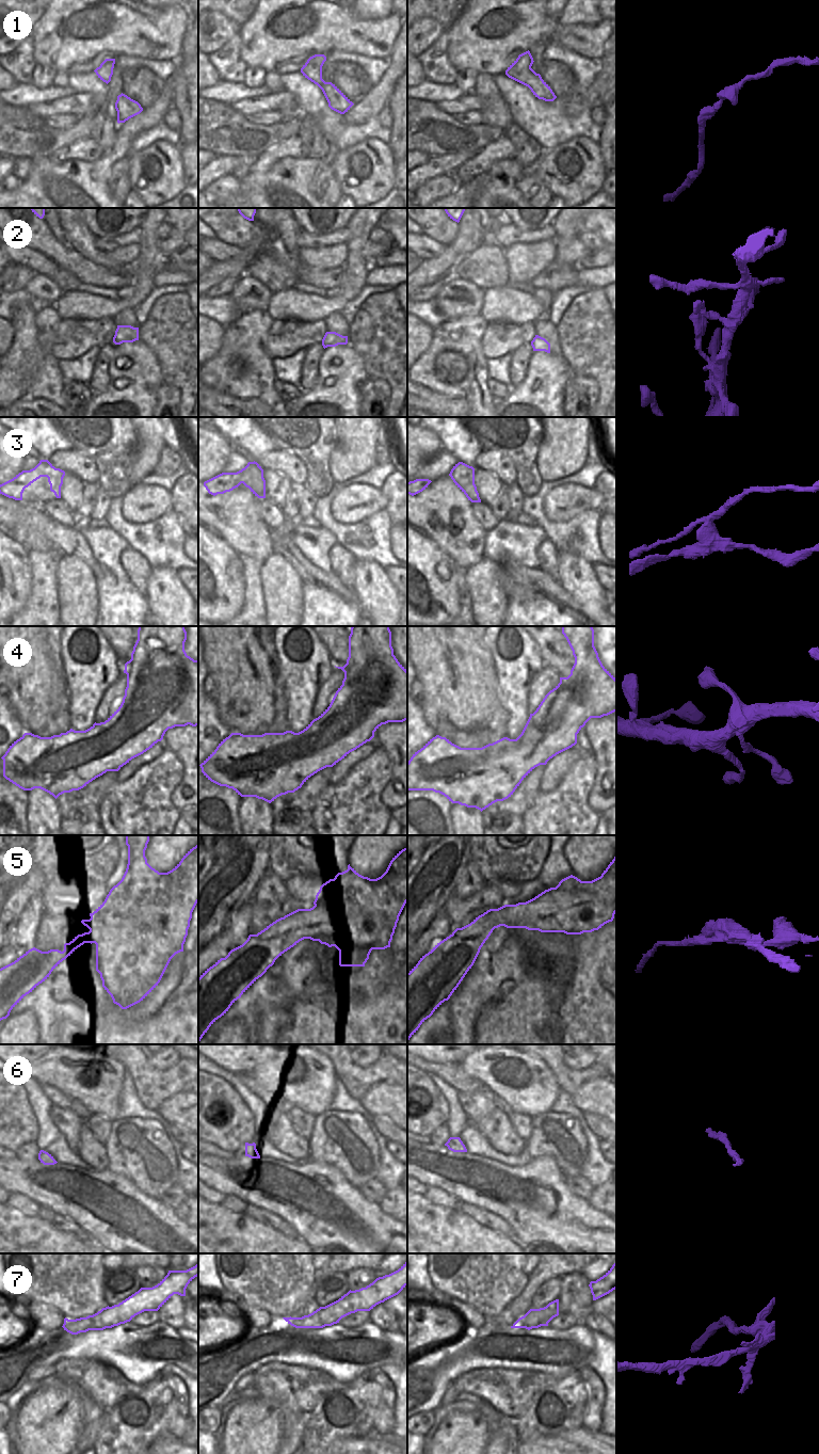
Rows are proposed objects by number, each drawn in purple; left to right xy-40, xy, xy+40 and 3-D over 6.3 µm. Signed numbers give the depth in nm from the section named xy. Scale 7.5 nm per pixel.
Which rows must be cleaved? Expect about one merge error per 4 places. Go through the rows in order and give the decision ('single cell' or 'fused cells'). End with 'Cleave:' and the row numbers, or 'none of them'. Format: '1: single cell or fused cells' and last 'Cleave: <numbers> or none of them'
1: single cell
2: single cell
3: fused cells
4: single cell
5: fused cells
6: single cell
7: fused cells
Cleave: 3, 5, 7

